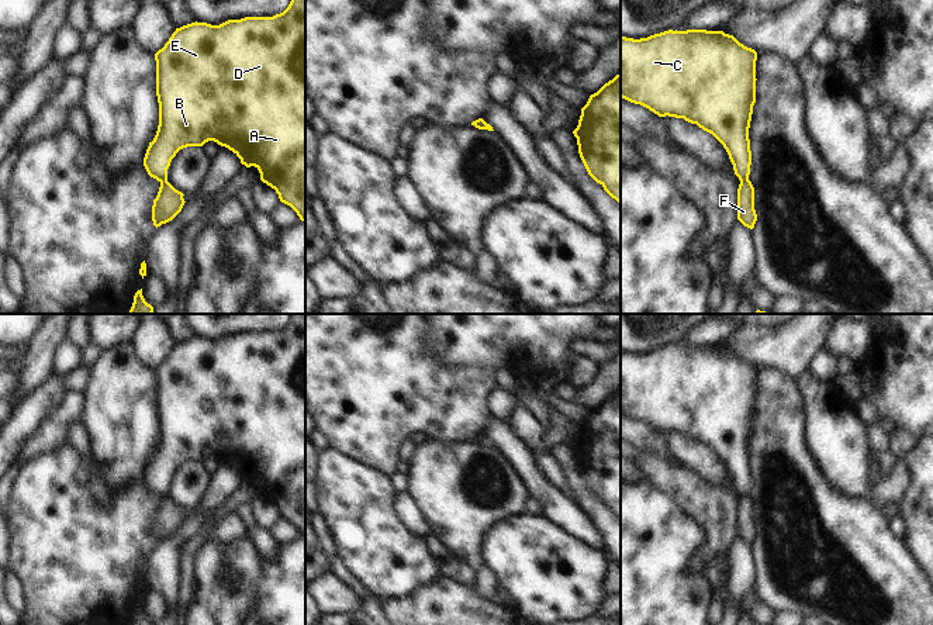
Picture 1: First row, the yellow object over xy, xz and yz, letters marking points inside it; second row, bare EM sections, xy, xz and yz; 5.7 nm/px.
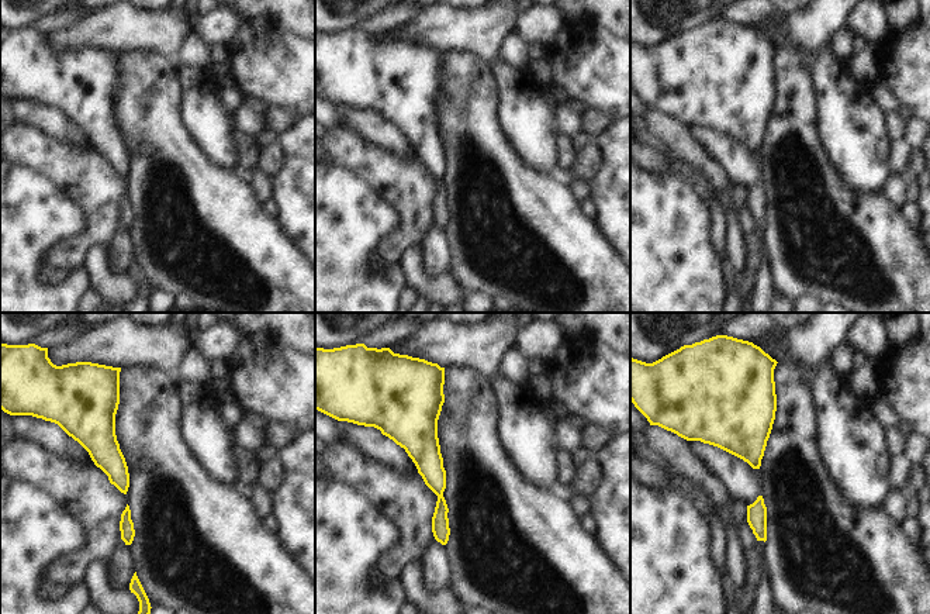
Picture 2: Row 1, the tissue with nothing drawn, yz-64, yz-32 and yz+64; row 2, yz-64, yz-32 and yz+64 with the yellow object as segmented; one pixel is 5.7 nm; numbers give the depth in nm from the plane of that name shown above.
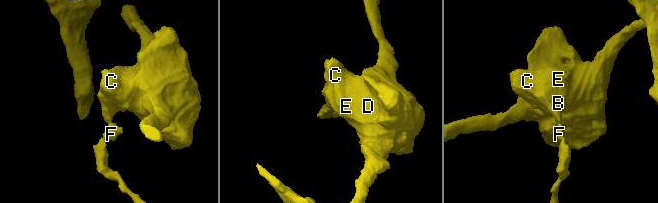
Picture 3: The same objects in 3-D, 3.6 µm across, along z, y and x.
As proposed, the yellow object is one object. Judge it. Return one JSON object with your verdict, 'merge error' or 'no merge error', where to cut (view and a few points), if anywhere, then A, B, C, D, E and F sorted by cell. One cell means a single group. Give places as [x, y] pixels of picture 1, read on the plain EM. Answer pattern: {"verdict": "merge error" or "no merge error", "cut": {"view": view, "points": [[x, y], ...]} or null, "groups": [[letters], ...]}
{"verdict": "merge error", "cut": {"view": "yz", "points": [[747, 493], [740, 497]]}, "groups": [["A", "B", "C", "D", "E"], ["F"]]}

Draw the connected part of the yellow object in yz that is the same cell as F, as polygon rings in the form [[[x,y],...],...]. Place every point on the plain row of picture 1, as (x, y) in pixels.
[[[749,494],[742,495],[737,504],[737,535],[753,545],[757,536],[754,525],[754,503]]]

